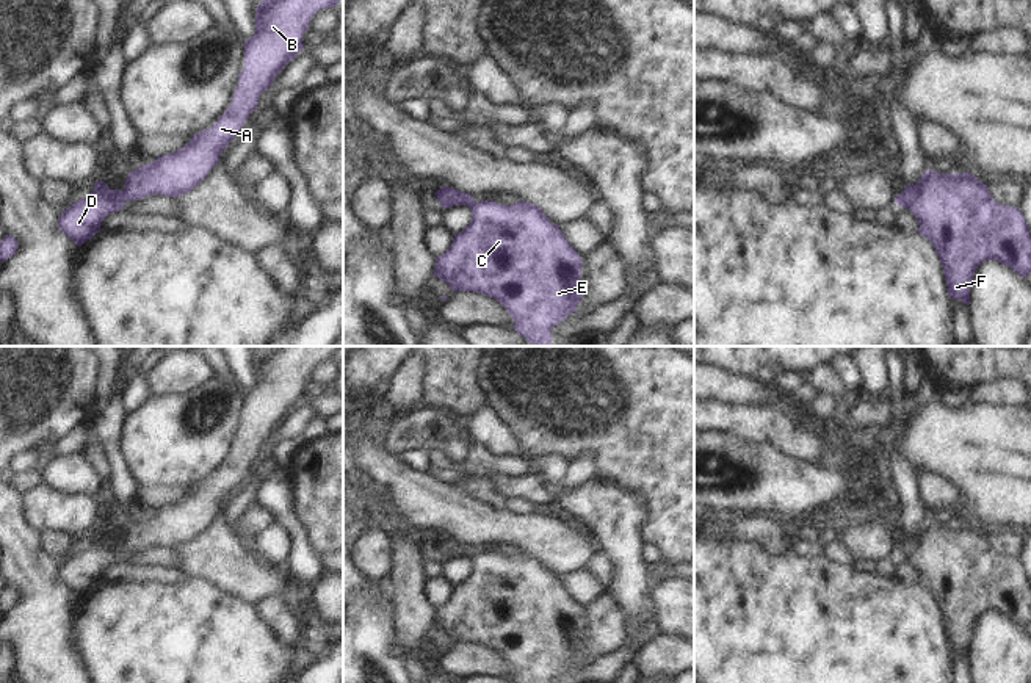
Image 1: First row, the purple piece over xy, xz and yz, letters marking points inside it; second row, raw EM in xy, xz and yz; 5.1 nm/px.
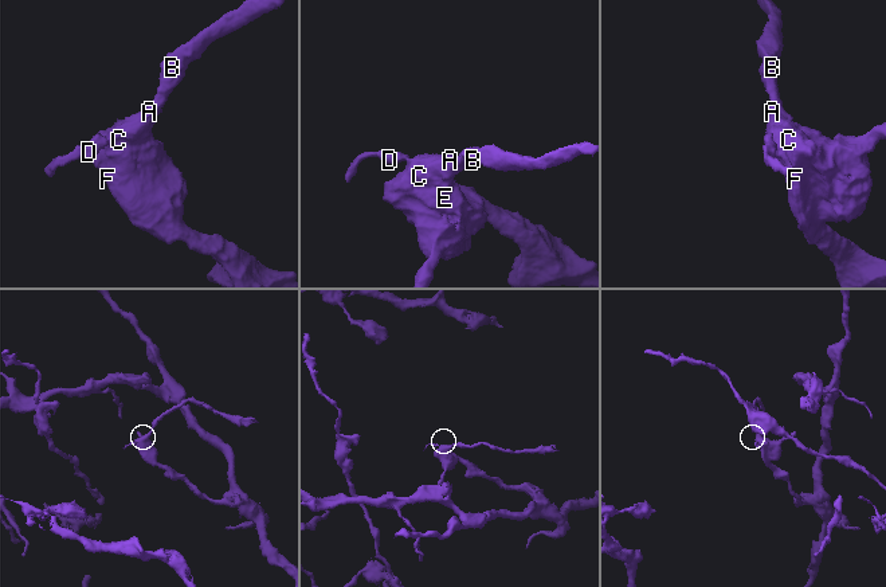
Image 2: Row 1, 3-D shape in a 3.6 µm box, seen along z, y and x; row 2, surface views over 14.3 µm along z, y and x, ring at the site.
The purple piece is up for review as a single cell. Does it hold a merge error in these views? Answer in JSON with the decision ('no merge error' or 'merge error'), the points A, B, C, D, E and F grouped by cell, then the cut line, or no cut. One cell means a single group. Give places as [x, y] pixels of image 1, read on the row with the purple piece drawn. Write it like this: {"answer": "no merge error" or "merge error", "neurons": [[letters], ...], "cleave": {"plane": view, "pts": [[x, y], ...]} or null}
{"answer": "merge error", "neurons": [["A", "B", "C", "E", "F"], ["D"]], "cleave": {"plane": "xy", "pts": [[121, 191], [124, 202]]}}

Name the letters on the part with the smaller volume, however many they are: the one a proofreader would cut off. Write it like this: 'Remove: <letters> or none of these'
Remove: D

